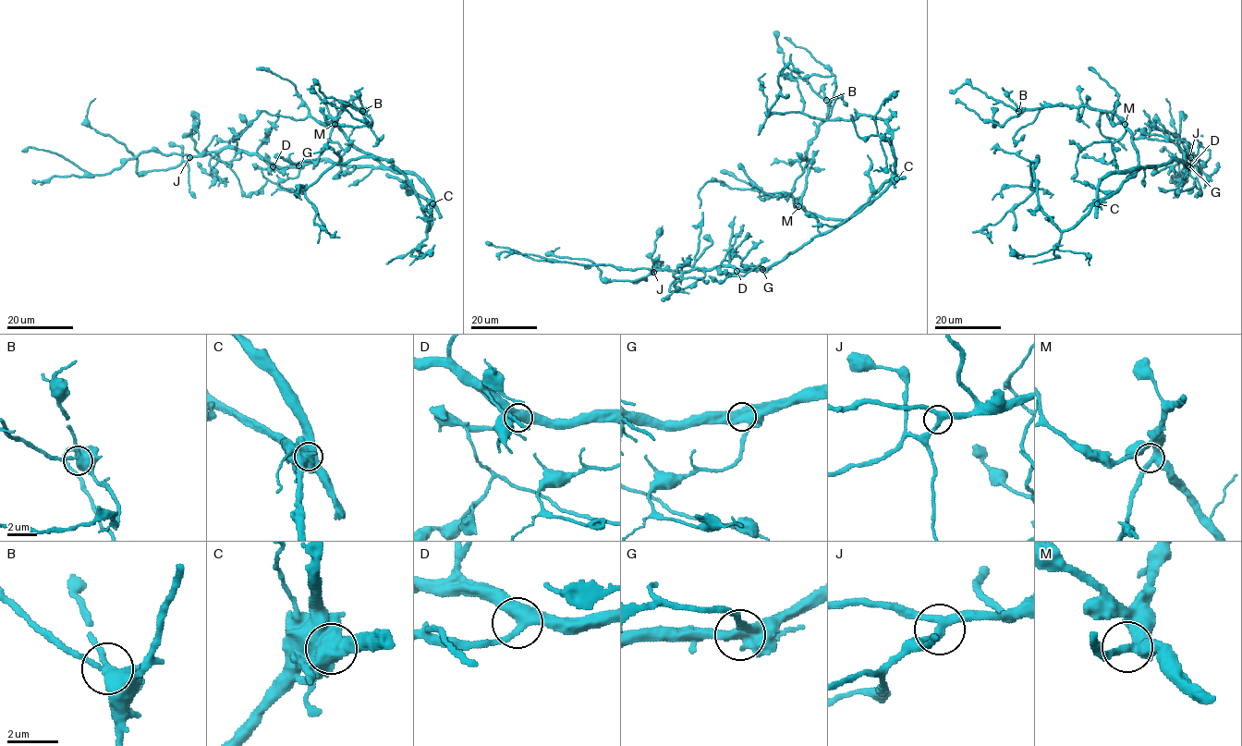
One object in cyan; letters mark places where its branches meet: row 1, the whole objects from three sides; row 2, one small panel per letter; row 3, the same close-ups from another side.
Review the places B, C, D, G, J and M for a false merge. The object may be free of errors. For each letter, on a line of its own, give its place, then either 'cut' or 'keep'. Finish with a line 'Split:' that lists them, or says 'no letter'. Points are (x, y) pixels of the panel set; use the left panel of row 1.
B: place (362, 111); keep
C: place (432, 203); cut
D: place (273, 166); keep
G: place (298, 165); keep
J: place (189, 157); keep
M: place (334, 124); keep
Split: C

